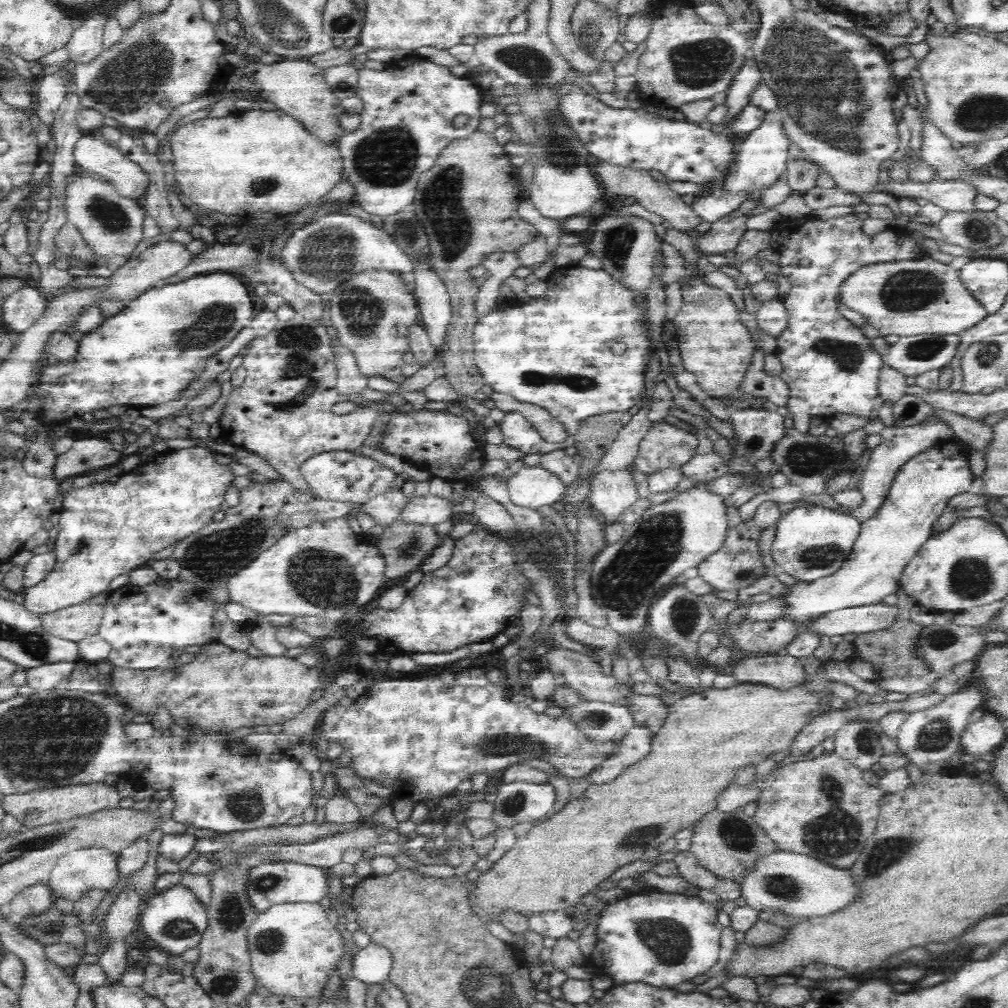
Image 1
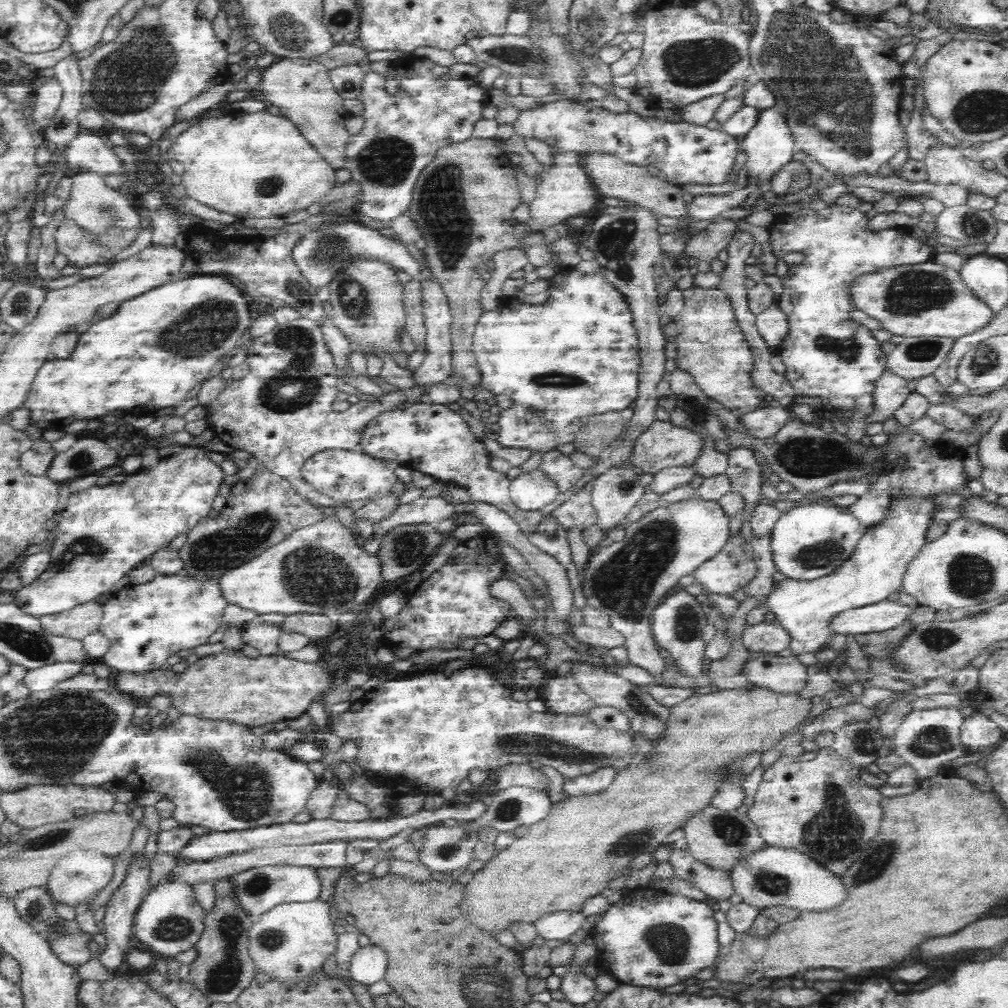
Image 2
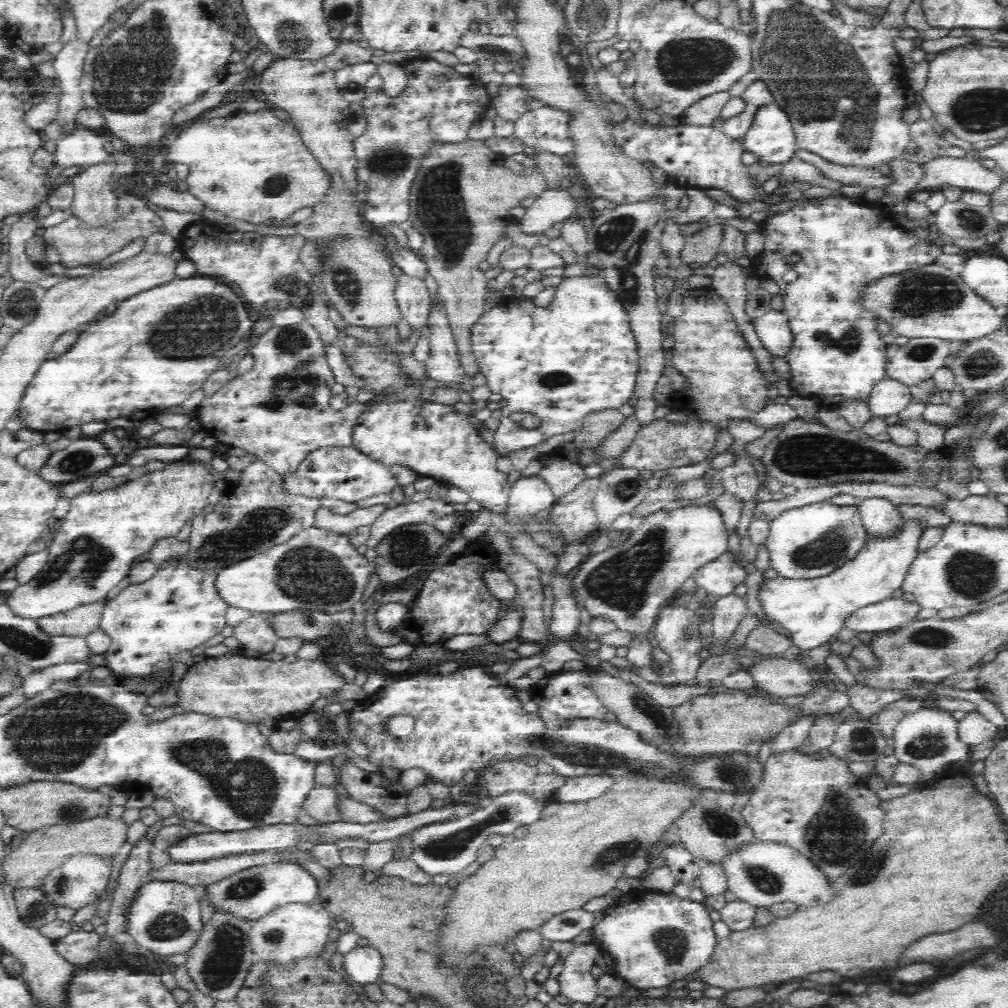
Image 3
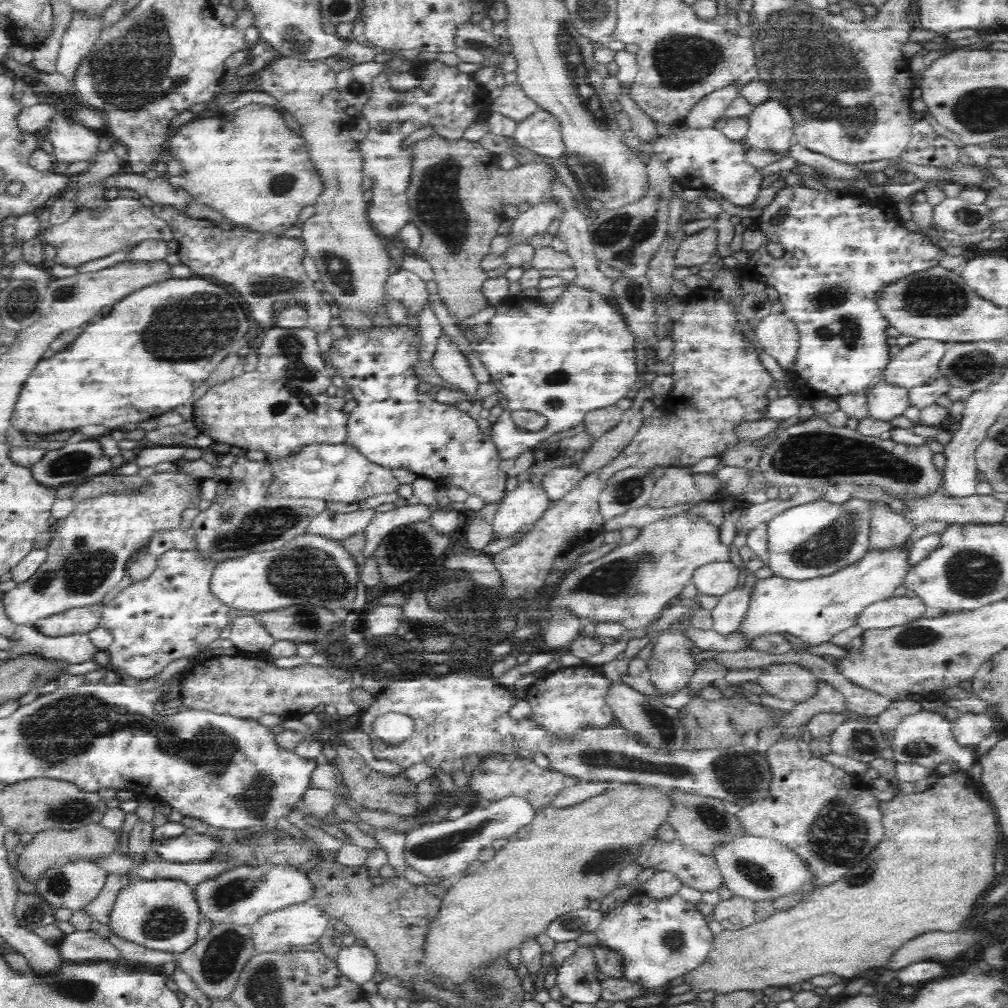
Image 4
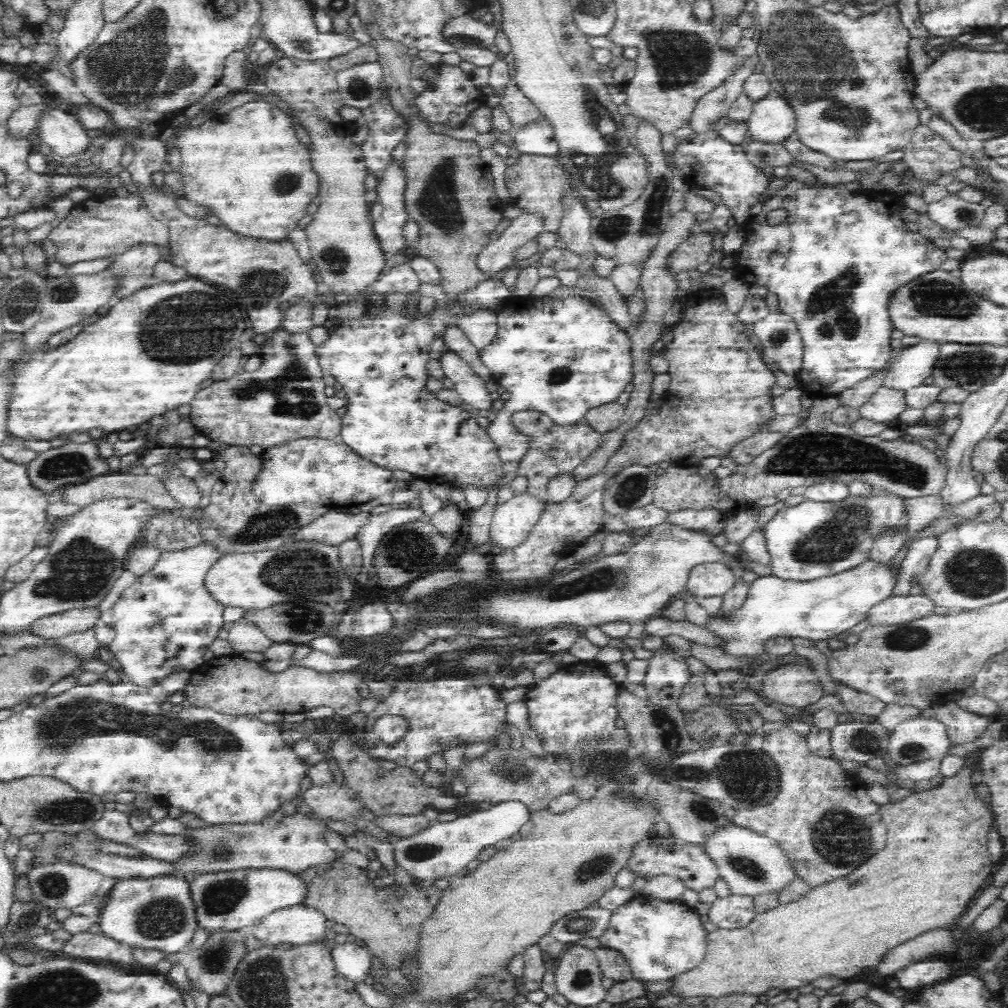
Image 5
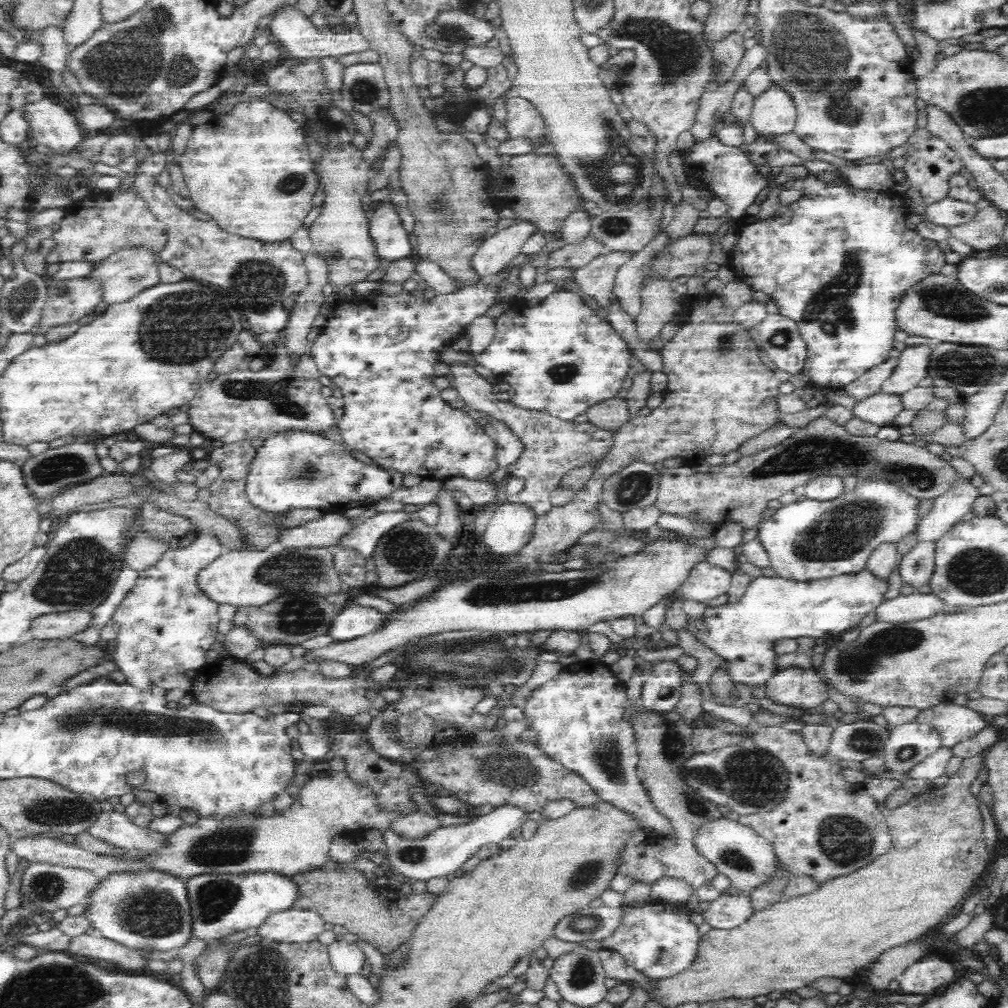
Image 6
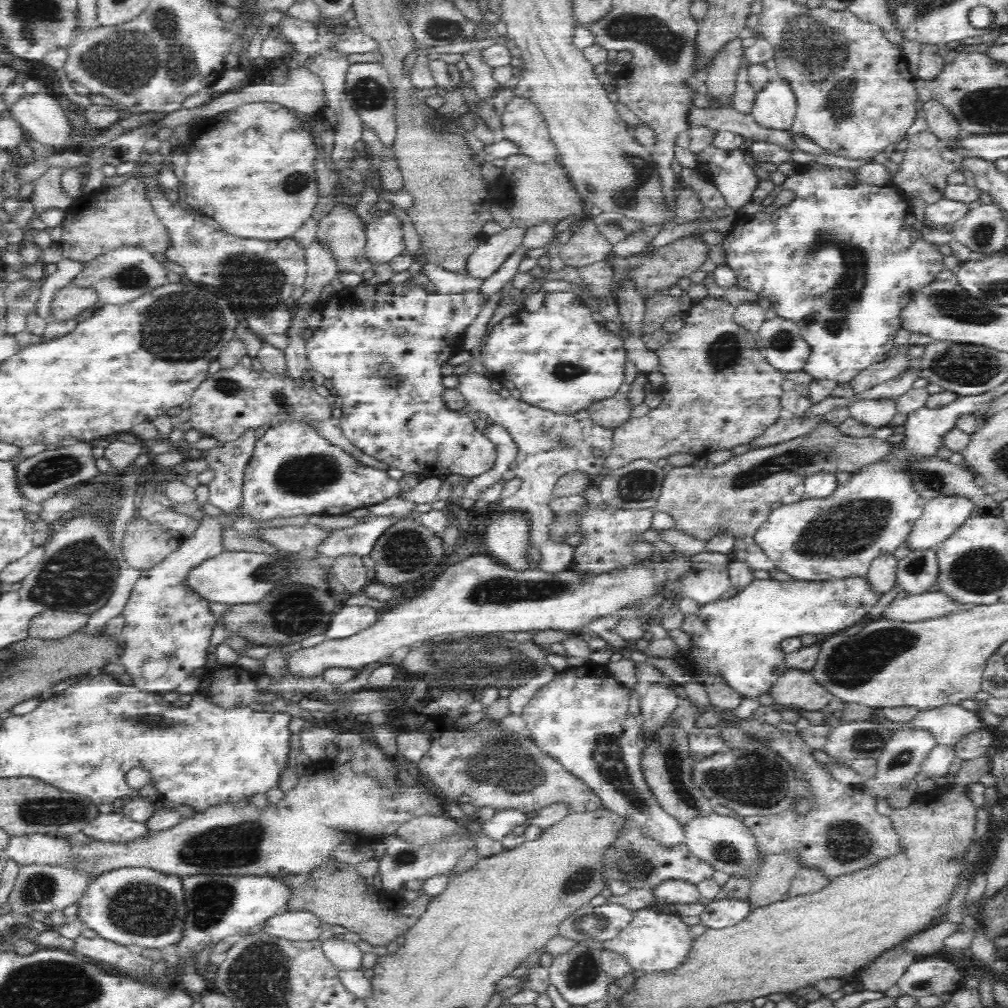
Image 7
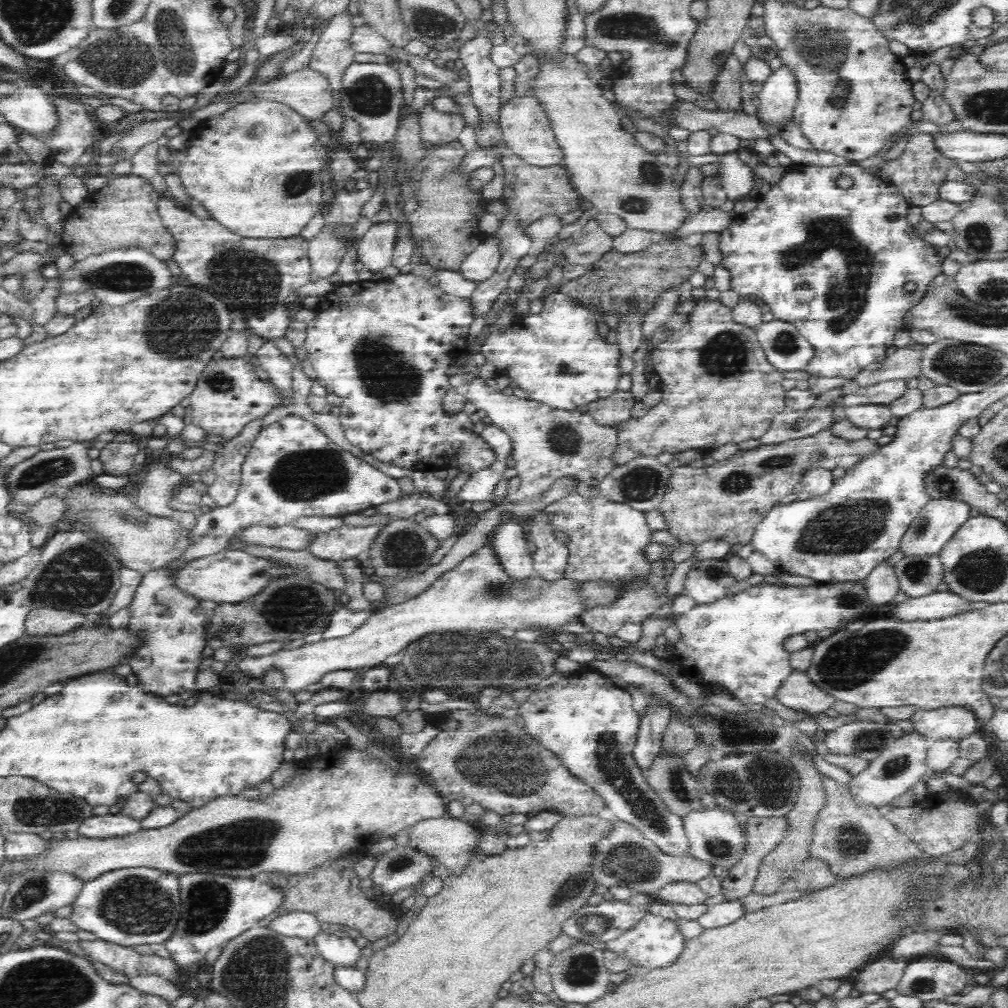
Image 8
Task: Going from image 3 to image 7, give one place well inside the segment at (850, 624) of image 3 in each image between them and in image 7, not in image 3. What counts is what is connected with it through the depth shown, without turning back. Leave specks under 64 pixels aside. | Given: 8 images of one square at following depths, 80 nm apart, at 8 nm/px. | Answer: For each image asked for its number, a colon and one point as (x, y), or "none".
4: (896, 610)
5: (897, 609)
6: (910, 608)
7: (913, 608)

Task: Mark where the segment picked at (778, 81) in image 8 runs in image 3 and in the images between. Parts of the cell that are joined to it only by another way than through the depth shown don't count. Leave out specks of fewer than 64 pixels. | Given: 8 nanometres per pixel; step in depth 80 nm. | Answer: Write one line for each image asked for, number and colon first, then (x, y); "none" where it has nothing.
3: (771, 137)
4: (771, 126)
5: (772, 120)
6: (774, 112)
7: (775, 105)

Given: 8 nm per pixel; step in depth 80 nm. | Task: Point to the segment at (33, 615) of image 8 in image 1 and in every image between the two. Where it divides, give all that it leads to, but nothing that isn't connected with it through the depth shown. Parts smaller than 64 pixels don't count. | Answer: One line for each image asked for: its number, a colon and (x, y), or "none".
1: (75, 623)
2: (82, 620)
3: (79, 622)
4: (77, 620)
5: (54, 627)
6: (57, 625)
7: (51, 624)

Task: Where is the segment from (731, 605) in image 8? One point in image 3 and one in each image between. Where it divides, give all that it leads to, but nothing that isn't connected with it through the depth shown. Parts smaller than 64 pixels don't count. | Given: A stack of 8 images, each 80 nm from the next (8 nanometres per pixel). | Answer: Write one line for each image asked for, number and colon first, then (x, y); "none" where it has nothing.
3: (813, 611)
4: (815, 610)
5: (820, 609)
6: (742, 633)
7: (738, 639)

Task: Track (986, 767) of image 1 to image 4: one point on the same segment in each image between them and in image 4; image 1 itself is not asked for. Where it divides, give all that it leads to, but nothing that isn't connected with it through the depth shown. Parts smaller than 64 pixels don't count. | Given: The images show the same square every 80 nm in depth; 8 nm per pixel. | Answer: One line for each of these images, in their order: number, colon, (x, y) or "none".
2: (977, 731)
3: (973, 729)
4: (968, 729)

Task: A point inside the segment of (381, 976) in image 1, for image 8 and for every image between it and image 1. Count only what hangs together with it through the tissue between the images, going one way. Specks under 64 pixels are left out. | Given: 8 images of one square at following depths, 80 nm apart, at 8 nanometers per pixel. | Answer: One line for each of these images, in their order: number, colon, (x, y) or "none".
2: (368, 965)
3: (363, 965)
4: (357, 963)
5: (354, 962)
6: (346, 958)
7: (344, 955)
8: (339, 951)

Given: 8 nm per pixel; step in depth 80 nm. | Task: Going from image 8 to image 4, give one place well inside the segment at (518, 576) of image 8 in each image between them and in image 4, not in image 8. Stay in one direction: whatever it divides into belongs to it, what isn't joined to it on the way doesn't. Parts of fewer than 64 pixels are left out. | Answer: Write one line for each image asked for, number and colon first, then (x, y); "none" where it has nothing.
4: (527, 502)
5: (512, 520)
6: (511, 527)
7: (507, 537)

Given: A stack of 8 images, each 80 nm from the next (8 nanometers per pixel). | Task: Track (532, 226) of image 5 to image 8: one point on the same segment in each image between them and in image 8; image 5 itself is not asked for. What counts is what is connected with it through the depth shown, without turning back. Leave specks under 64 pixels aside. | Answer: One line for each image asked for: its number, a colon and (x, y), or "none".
6: (496, 251)
7: (487, 257)
8: (482, 262)

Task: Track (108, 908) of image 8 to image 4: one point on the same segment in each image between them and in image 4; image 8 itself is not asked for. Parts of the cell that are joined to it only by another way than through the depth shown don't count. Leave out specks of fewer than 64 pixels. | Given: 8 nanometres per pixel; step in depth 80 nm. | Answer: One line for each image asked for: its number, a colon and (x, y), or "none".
4: (163, 915)
5: (156, 913)
6: (149, 910)
7: (140, 907)

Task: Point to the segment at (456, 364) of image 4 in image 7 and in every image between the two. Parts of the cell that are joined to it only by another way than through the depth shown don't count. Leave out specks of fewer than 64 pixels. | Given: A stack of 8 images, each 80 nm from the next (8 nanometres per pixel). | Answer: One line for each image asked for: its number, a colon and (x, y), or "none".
5: (472, 389)
6: (552, 447)
7: (550, 445)

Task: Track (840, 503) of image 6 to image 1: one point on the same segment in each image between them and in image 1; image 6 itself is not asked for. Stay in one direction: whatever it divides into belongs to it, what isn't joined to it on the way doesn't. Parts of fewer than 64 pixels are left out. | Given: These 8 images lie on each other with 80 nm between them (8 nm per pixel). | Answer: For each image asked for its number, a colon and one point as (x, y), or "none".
1: (811, 542)
2: (811, 540)
3: (806, 542)
4: (818, 538)
5: (810, 540)

